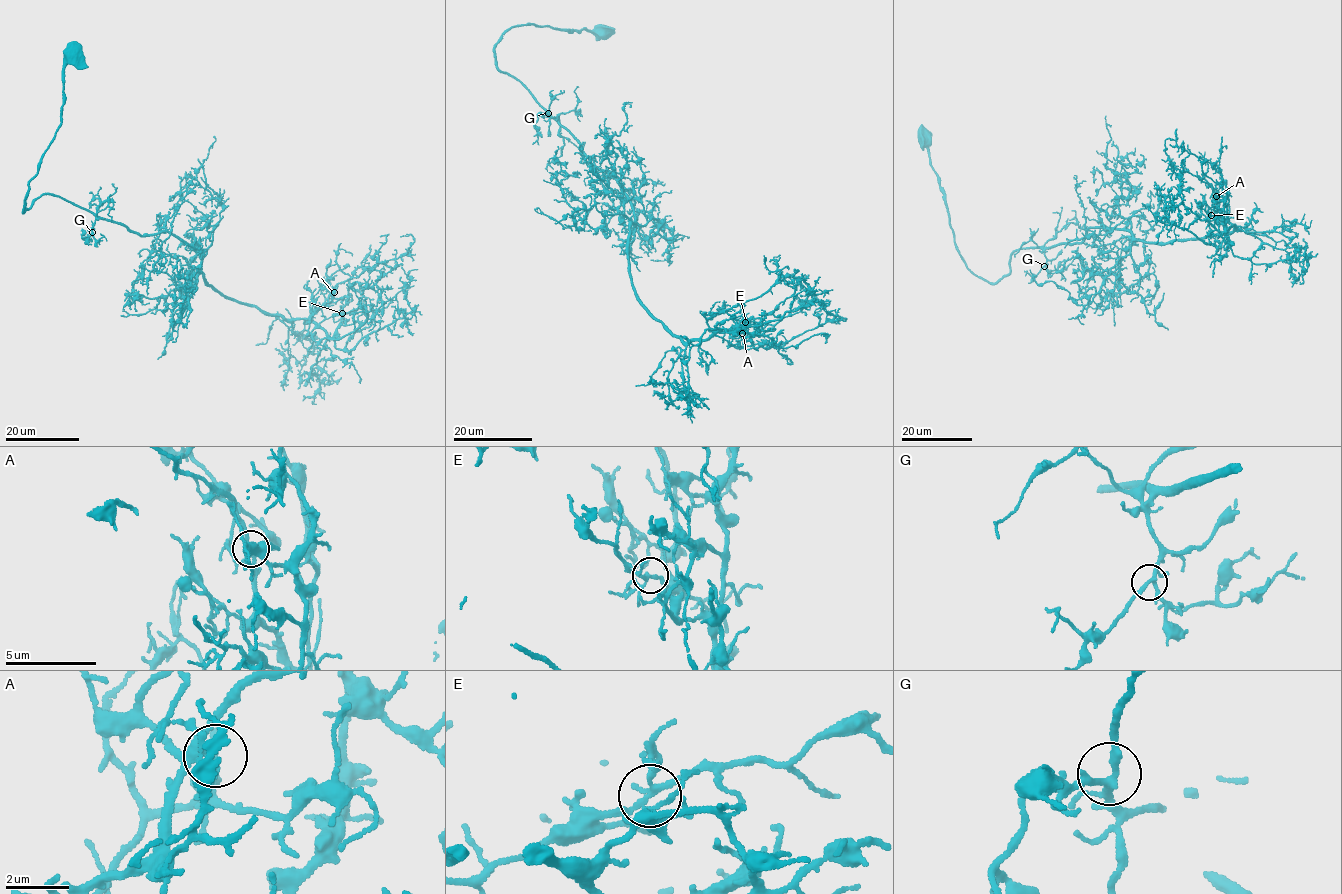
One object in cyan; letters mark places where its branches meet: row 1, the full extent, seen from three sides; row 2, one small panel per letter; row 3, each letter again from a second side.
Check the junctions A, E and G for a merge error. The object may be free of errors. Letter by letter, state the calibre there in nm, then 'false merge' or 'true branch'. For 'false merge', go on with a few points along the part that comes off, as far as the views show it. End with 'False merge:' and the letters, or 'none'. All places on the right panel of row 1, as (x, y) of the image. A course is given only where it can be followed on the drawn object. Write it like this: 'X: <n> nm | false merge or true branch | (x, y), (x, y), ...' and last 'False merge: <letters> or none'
A: 200 nm | true branch
E: 170 nm | true branch
G: 220 nm | true branch
False merge: none

